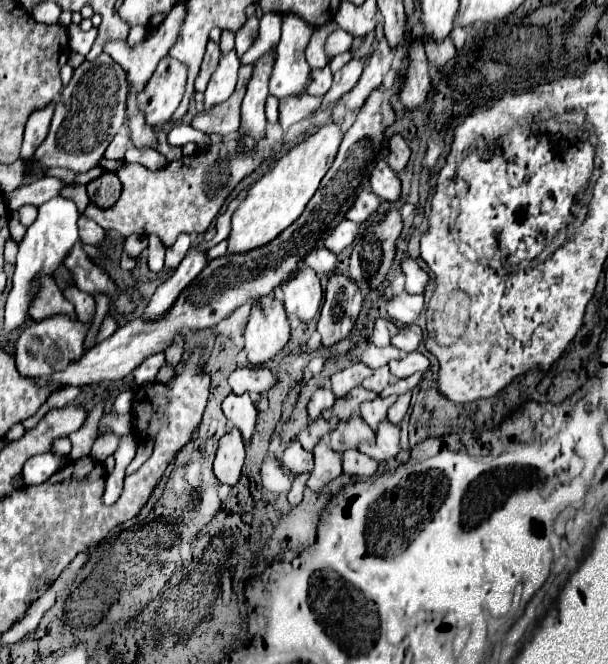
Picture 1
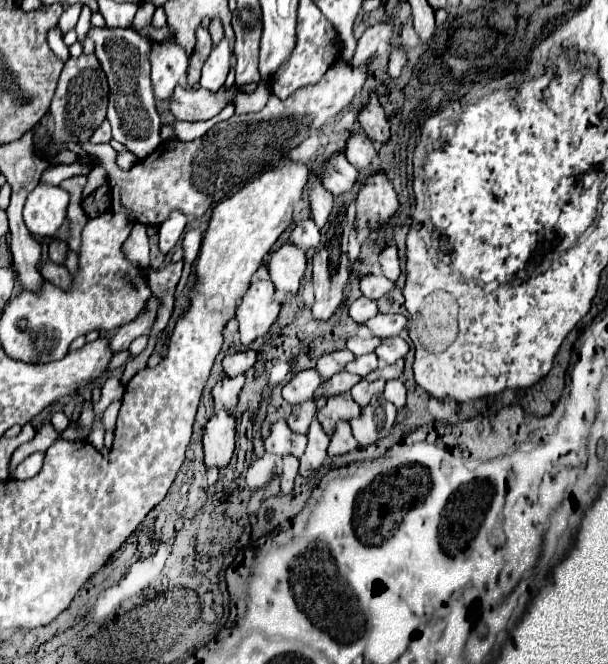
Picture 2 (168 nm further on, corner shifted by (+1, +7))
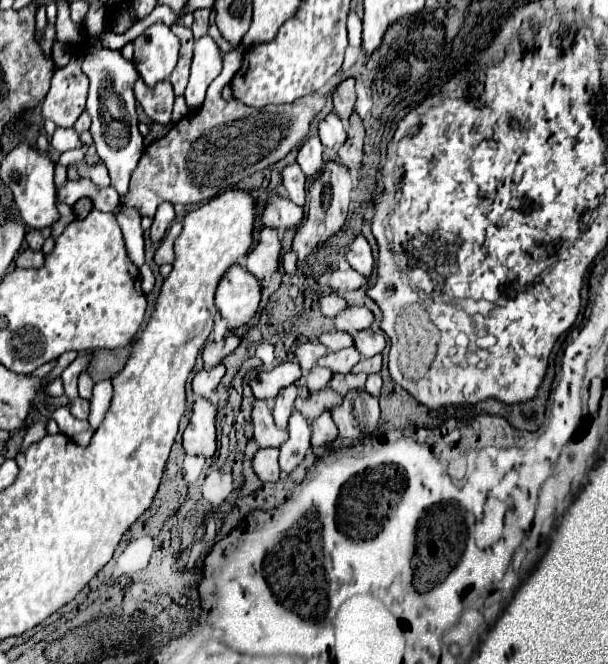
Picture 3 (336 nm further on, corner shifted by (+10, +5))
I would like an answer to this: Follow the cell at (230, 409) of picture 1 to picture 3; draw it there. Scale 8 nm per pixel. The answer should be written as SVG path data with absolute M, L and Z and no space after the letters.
M221 363L211 369L201 369L199 373L195 373L195 377L191 381L193 393L199 393L201 397L211 397L211 393L215 391L215 387L219 385L223 375L225 375L225 365L221 365Z

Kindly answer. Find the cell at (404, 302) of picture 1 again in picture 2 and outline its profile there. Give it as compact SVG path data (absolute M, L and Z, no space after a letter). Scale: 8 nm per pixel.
M370 273L370 275L366 275L362 281L360 281L360 289L362 289L362 293L364 293L364 297L368 297L368 299L380 299L380 297L384 297L386 293L390 293L390 291L394 291L394 287L396 287L396 283L392 283L390 279L386 279L384 275L374 275L374 273Z

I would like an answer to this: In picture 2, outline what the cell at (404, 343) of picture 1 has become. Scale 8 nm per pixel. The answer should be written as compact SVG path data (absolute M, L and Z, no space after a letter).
M378 313L374 319L366 321L366 327L370 327L370 331L376 337L398 337L402 329L406 329L408 319L404 315L382 315Z

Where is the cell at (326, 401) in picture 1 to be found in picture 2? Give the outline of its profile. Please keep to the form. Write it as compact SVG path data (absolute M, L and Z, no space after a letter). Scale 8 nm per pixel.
M308 369L308 371L302 371L302 373L294 375L294 379L284 385L282 395L284 395L284 399L288 403L298 405L298 403L310 401L314 391L320 387L320 383L322 383L322 379L320 379L318 371L316 369Z

